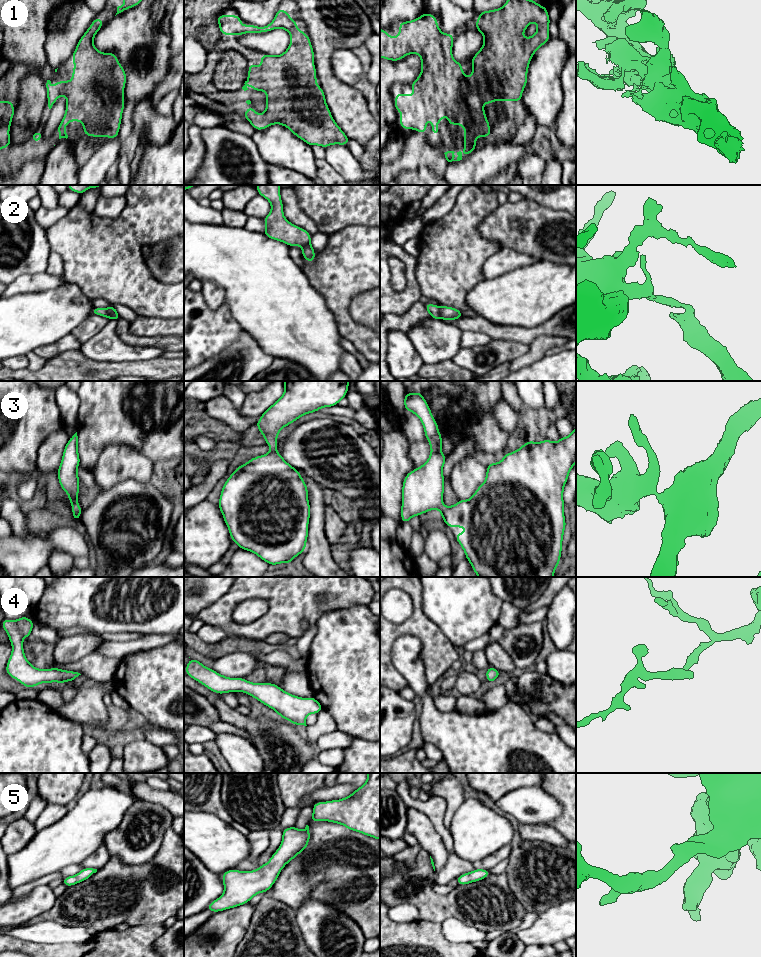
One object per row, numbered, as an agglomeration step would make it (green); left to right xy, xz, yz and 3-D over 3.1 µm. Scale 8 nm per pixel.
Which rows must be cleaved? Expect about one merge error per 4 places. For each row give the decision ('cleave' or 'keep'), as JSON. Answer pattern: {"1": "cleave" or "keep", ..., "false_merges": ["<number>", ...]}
{"1": "keep", "2": "cleave", "3": "keep", "4": "keep", "5": "keep", "false_merges": ["2"]}

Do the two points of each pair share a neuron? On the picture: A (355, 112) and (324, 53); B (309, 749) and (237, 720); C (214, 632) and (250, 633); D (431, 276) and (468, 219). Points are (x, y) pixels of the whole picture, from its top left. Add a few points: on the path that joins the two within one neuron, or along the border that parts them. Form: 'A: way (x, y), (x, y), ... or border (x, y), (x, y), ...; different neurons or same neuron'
A: way (340, 97), (325, 78), (324, 68); same neuron
B: way (291, 742), (279, 735), (270, 726), (255, 726); same neuron
C: border (205, 623), (218, 626), (227, 637); different neurons
D: way (445, 262), (451, 256), (452, 244), (456, 233); same neuron

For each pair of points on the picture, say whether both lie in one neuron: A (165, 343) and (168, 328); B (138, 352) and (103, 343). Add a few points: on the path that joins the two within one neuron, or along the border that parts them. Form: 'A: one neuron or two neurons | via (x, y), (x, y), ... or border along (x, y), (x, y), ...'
A: two neurons | border along (173, 335), (143, 336)
B: one neuron | via (129, 352), (112, 349)

